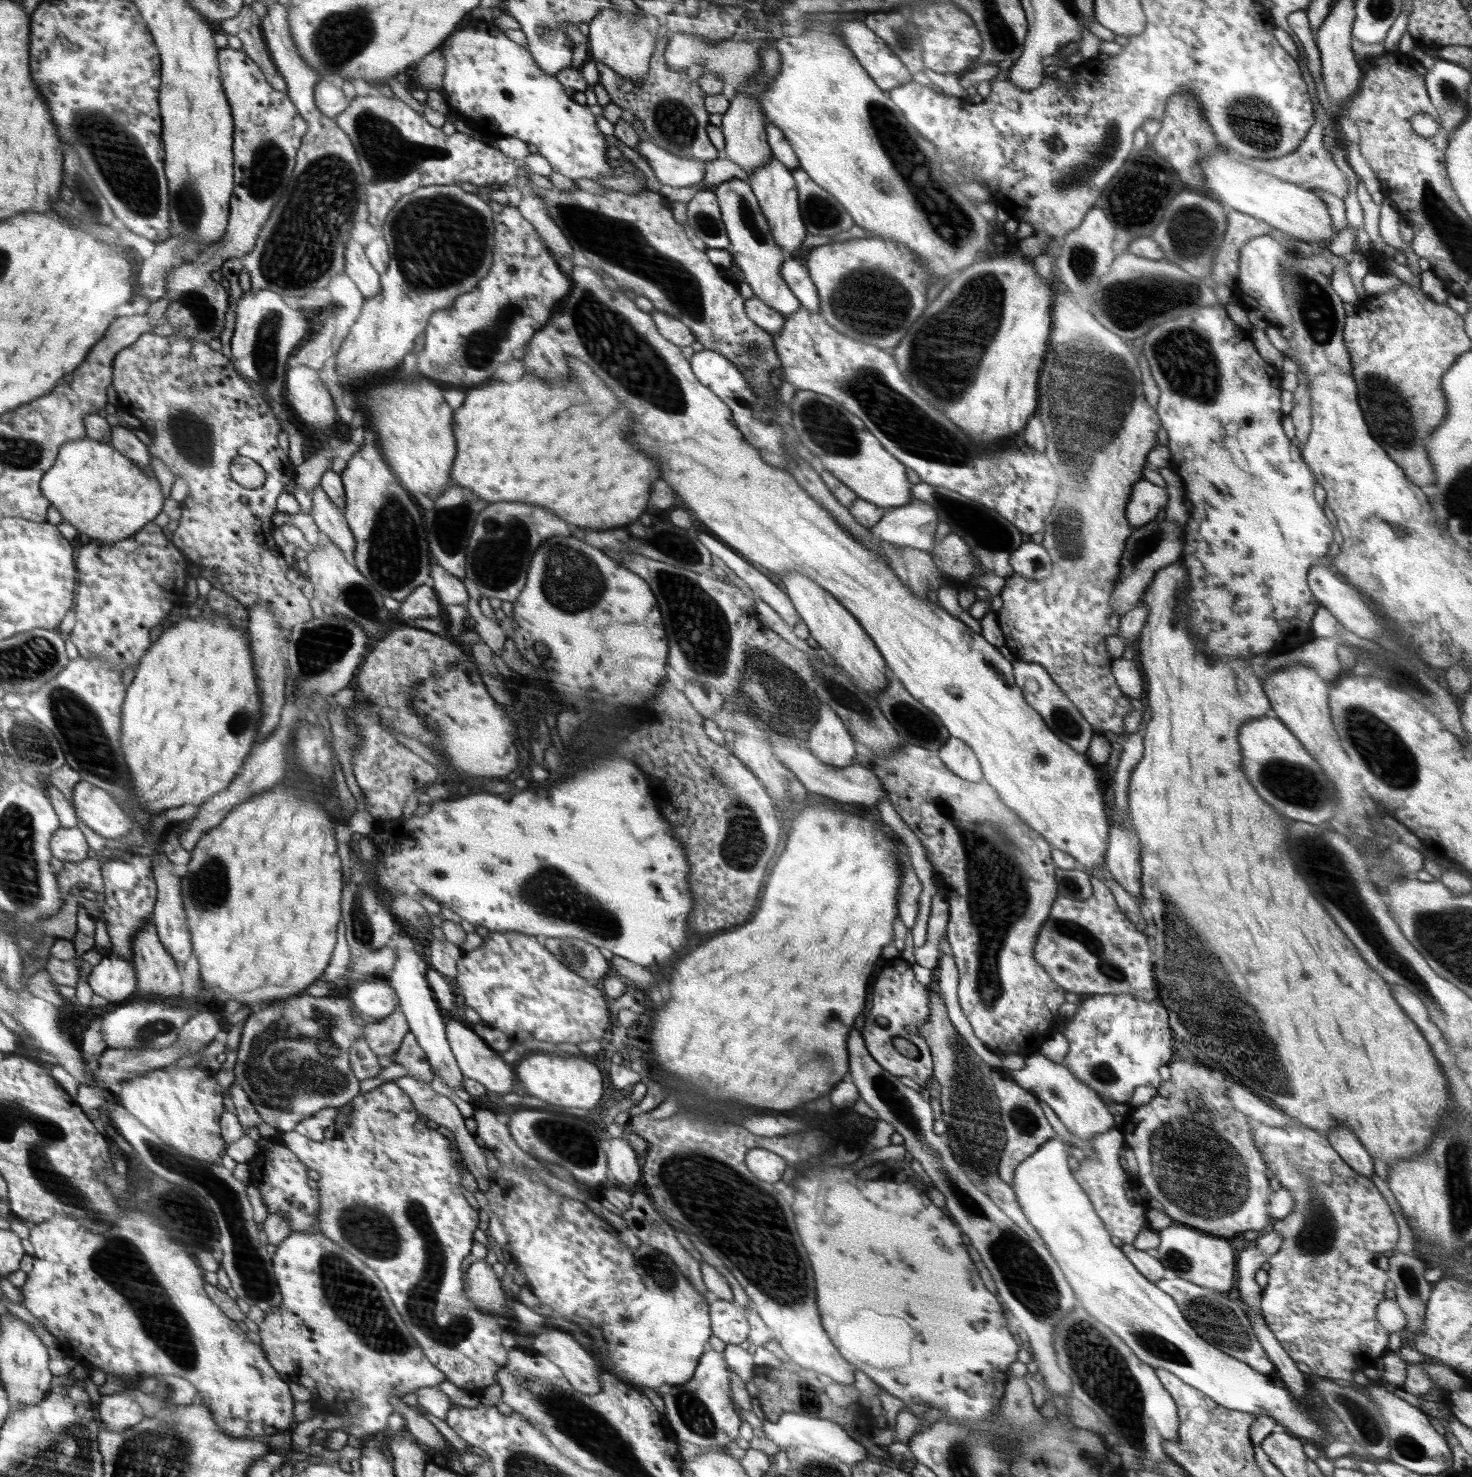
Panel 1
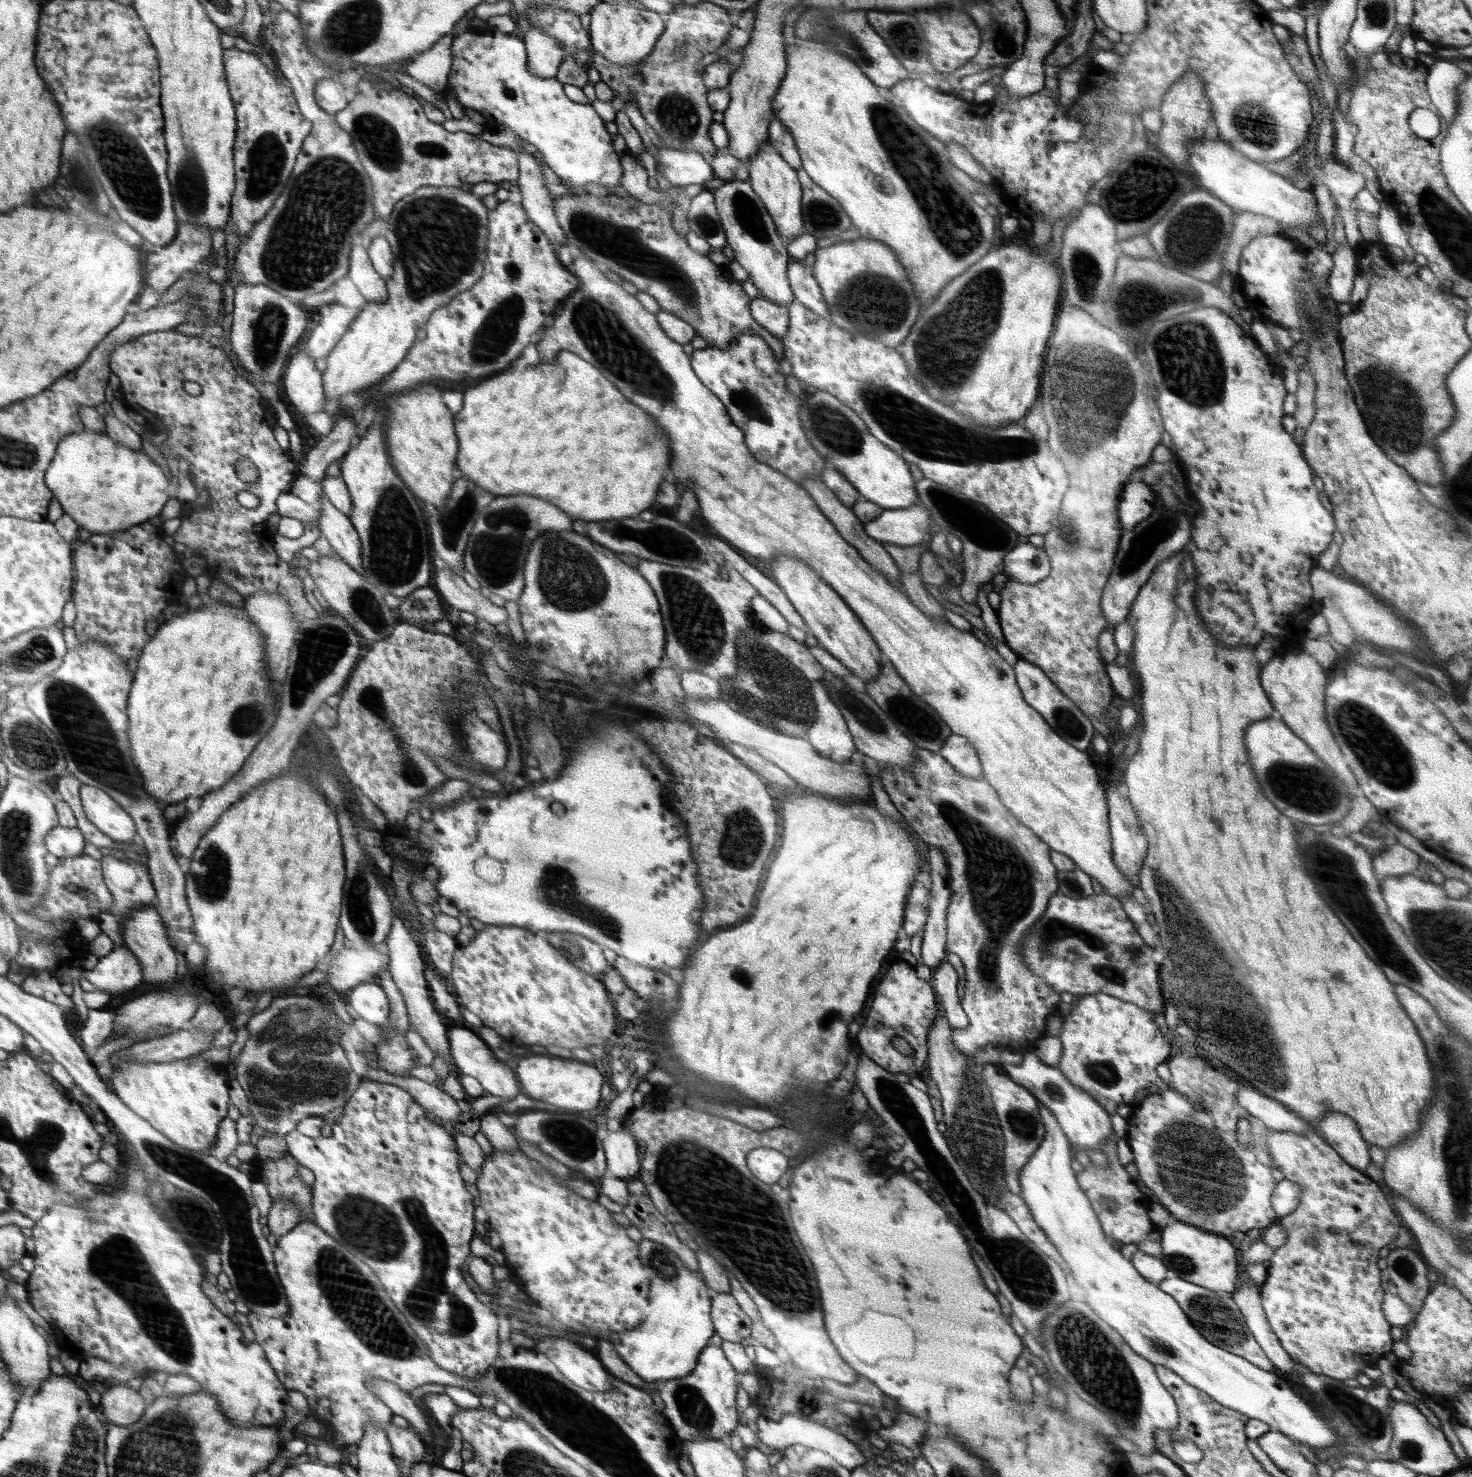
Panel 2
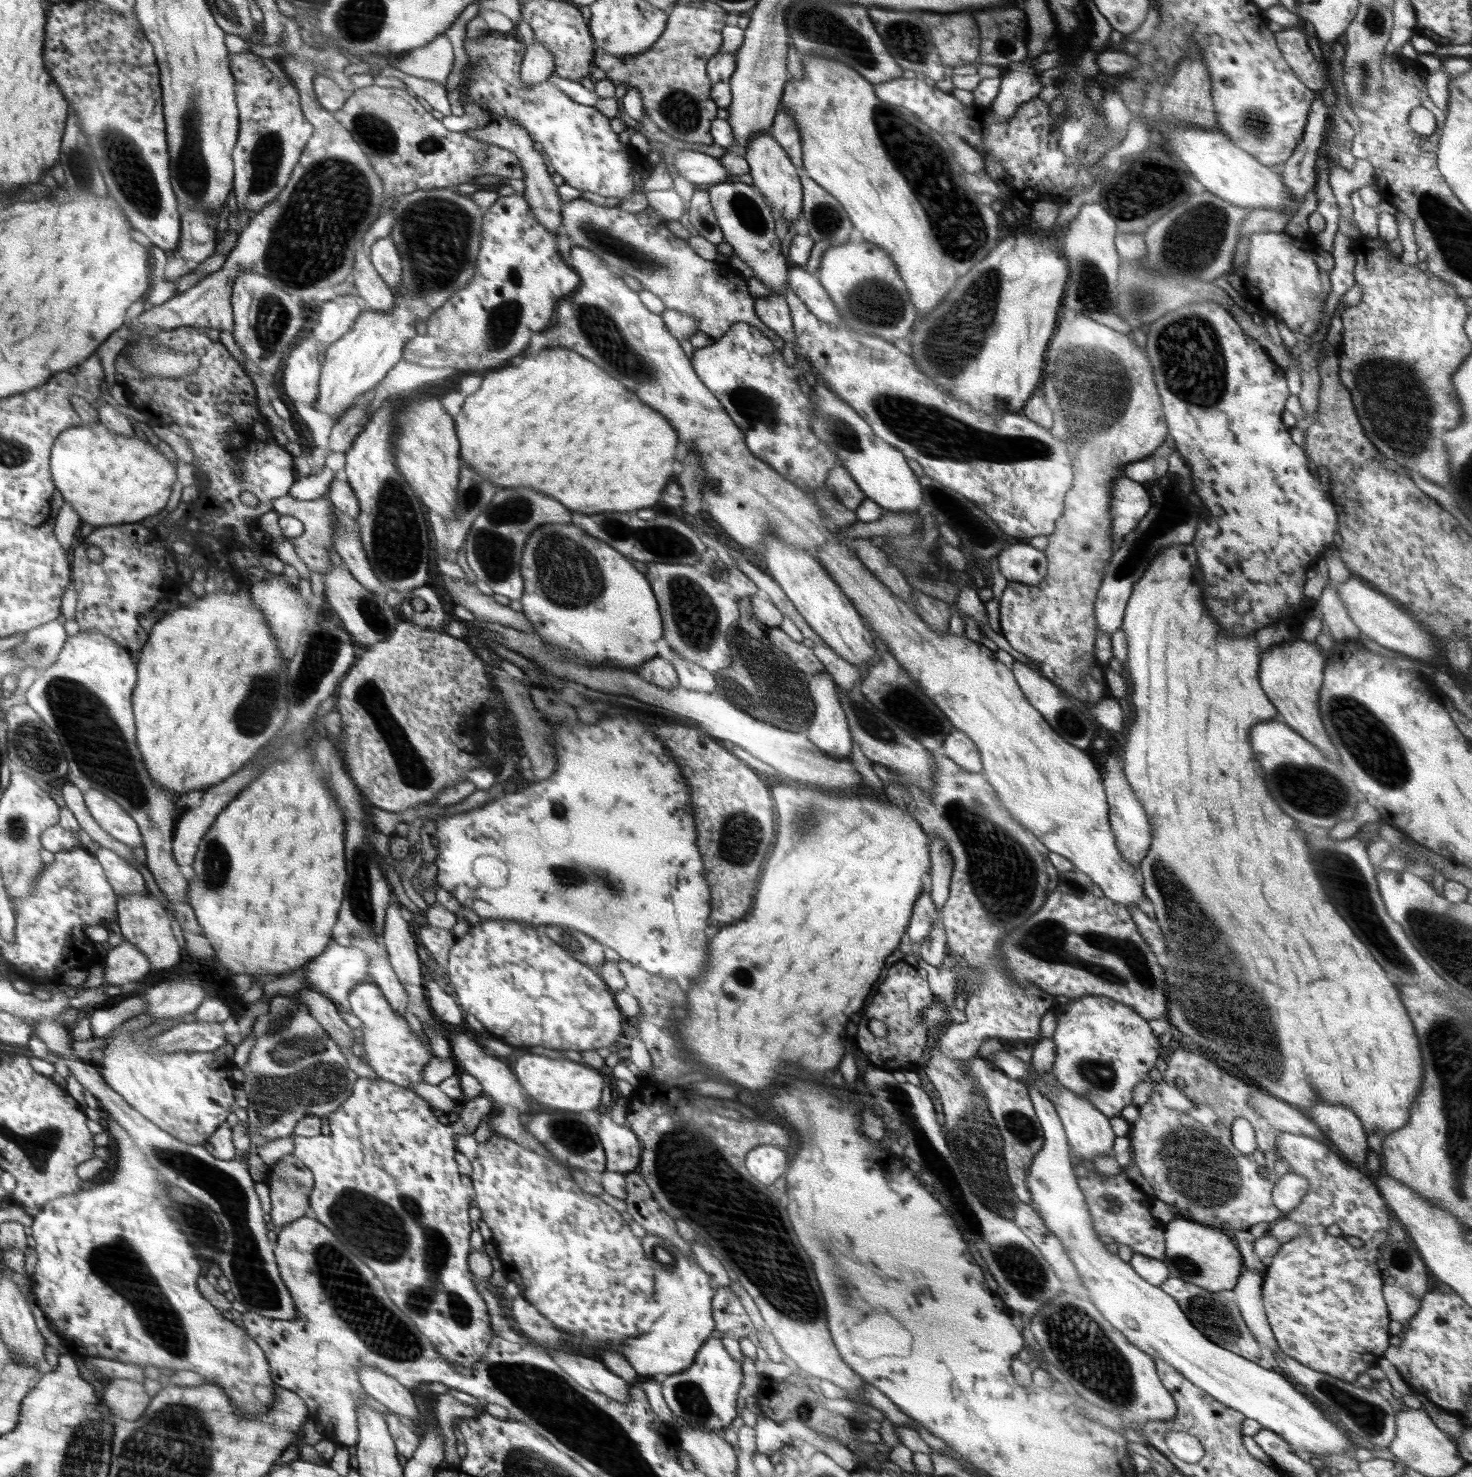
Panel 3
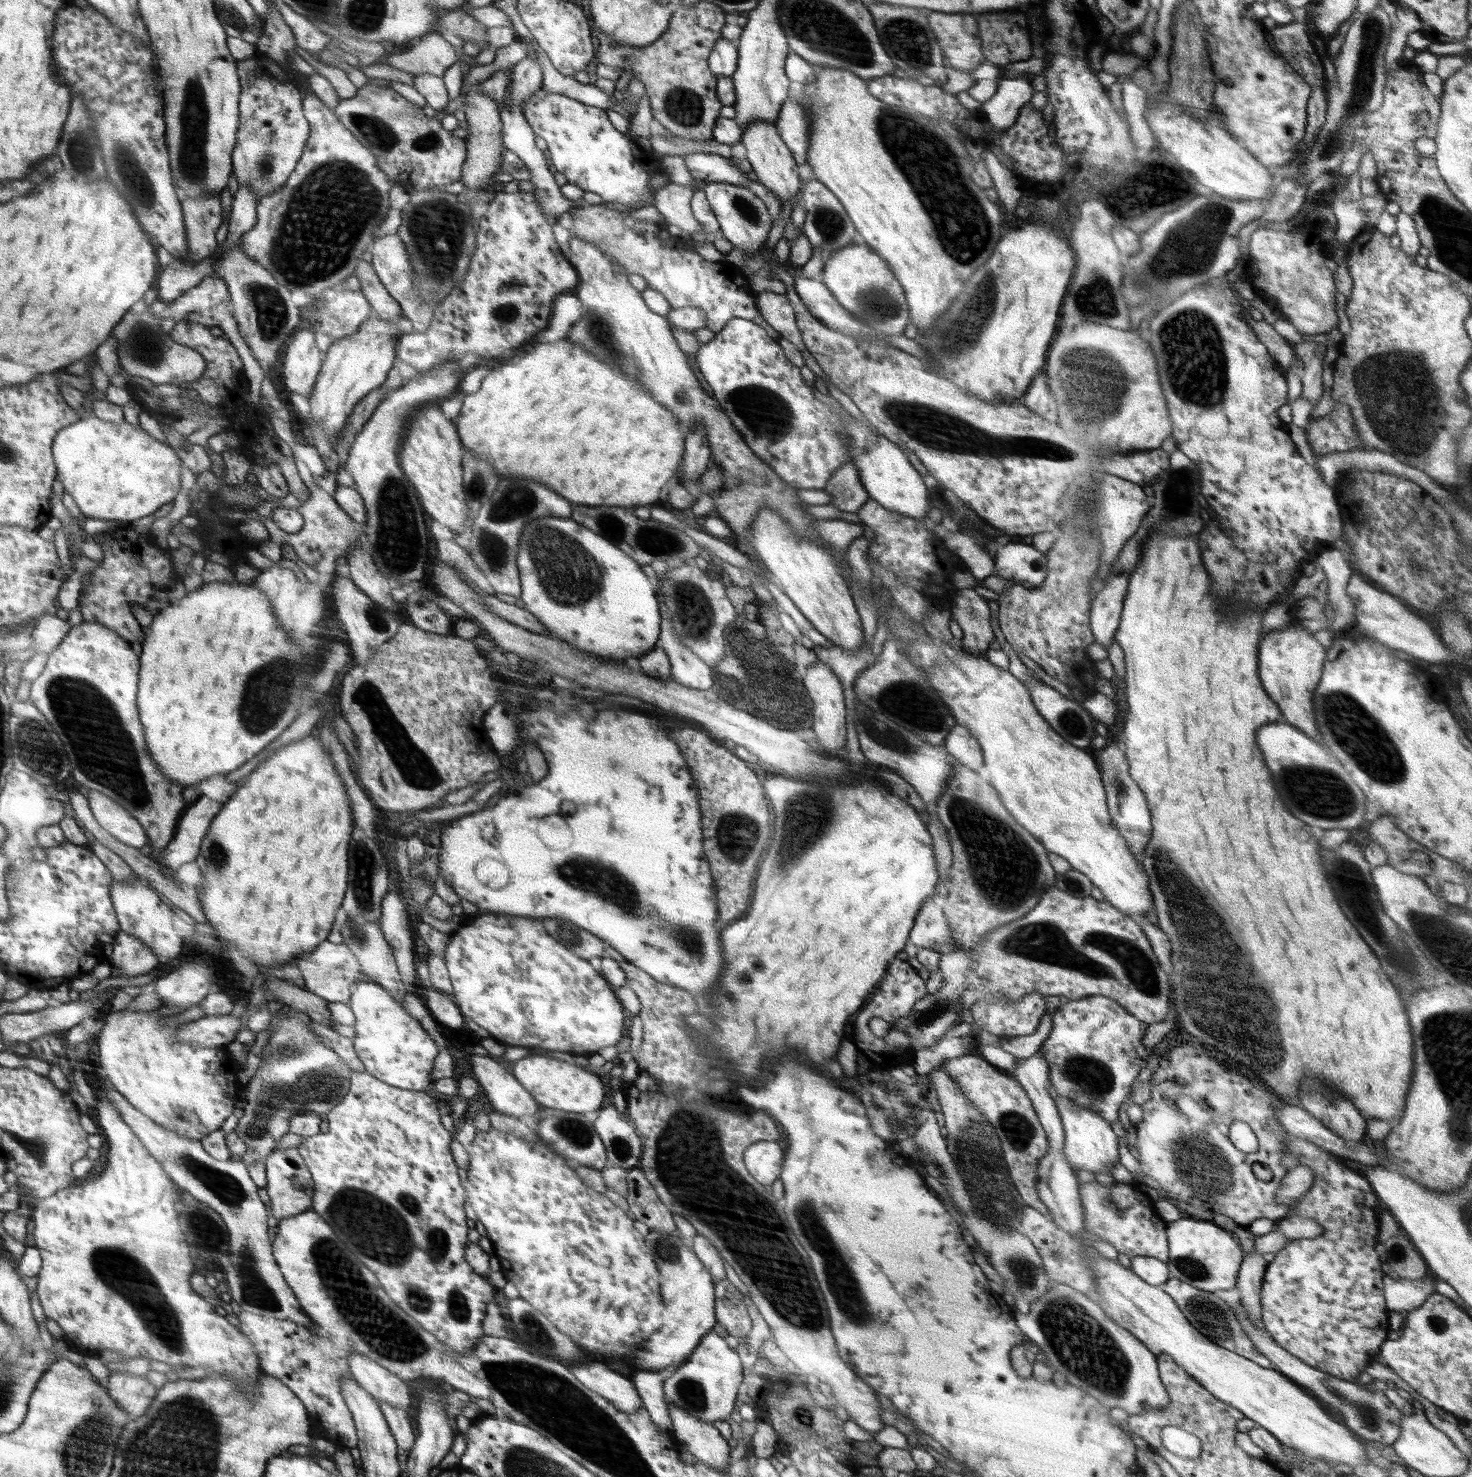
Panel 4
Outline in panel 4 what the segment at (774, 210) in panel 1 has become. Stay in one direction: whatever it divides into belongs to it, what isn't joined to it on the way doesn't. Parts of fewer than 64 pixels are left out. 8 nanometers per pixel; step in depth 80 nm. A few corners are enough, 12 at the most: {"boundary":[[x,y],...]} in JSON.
{"boundary":[[775,124],[746,127],[739,151],[781,207],[795,201],[799,164]]}

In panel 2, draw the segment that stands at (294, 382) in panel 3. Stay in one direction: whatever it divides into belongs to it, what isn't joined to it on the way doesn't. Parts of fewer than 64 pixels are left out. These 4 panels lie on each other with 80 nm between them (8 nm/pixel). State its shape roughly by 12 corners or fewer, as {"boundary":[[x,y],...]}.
{"boundary":[[307,350],[283,380],[300,414],[325,412],[323,374]]}

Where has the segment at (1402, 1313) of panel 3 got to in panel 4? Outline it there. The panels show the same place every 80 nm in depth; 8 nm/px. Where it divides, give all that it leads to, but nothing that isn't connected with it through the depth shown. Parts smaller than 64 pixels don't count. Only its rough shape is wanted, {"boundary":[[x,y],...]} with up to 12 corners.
{"boundary":[[1437,1278],[1383,1280],[1389,1311],[1407,1314],[1436,1293]]}

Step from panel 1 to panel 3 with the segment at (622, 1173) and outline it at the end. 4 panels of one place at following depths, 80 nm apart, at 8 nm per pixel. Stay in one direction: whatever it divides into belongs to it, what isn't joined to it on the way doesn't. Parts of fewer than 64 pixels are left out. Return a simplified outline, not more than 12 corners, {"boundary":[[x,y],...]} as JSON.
{"boundary":[[606,1112],[598,1128],[605,1170],[637,1170],[643,1148],[630,1126]]}

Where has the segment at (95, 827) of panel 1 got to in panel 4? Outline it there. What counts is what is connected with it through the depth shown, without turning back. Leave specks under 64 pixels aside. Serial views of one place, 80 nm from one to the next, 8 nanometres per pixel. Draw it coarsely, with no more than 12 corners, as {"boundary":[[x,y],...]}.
{"boundary":[[98,791],[86,797],[94,819],[136,850],[149,842],[140,821]]}

